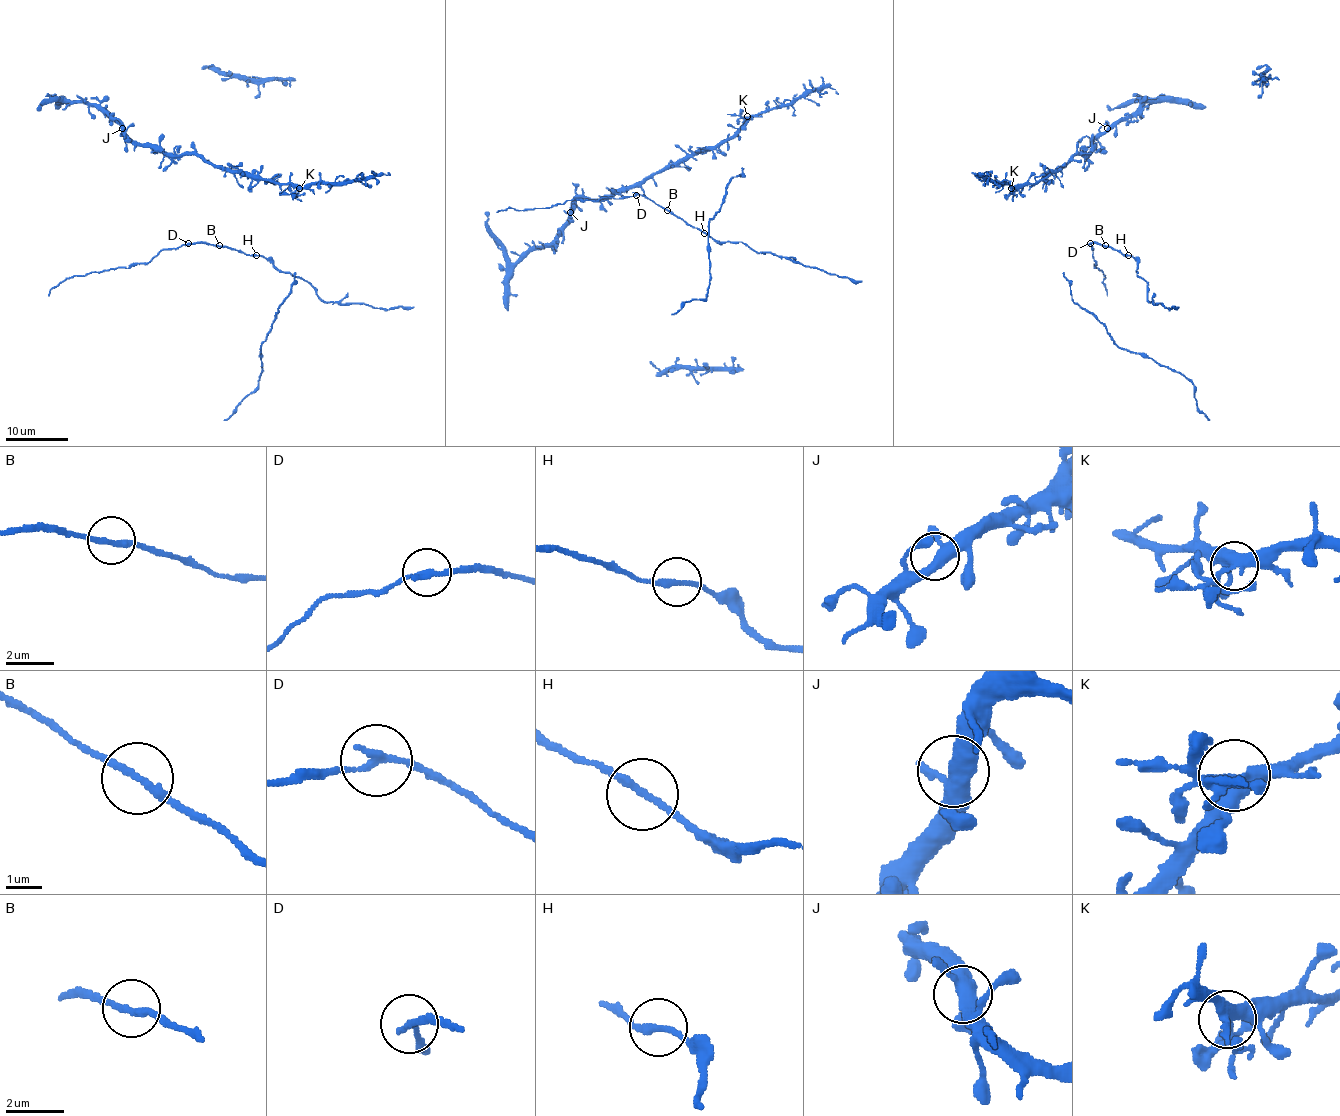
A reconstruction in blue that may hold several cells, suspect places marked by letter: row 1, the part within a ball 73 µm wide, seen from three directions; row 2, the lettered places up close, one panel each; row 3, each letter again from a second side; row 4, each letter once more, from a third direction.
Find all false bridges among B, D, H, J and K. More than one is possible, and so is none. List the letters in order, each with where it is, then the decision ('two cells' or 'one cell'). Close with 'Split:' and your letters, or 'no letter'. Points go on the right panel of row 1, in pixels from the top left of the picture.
B: place (1105, 245); one cell
D: place (1090, 243); two cells
H: place (1128, 255); one cell
J: place (1107, 128); one cell
K: place (1011, 188); two cells
Split: D, K

